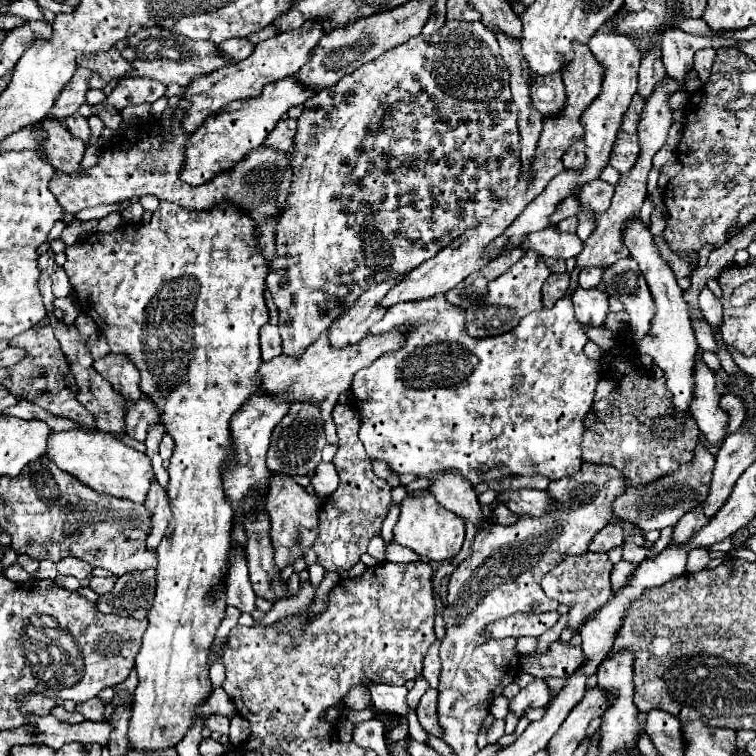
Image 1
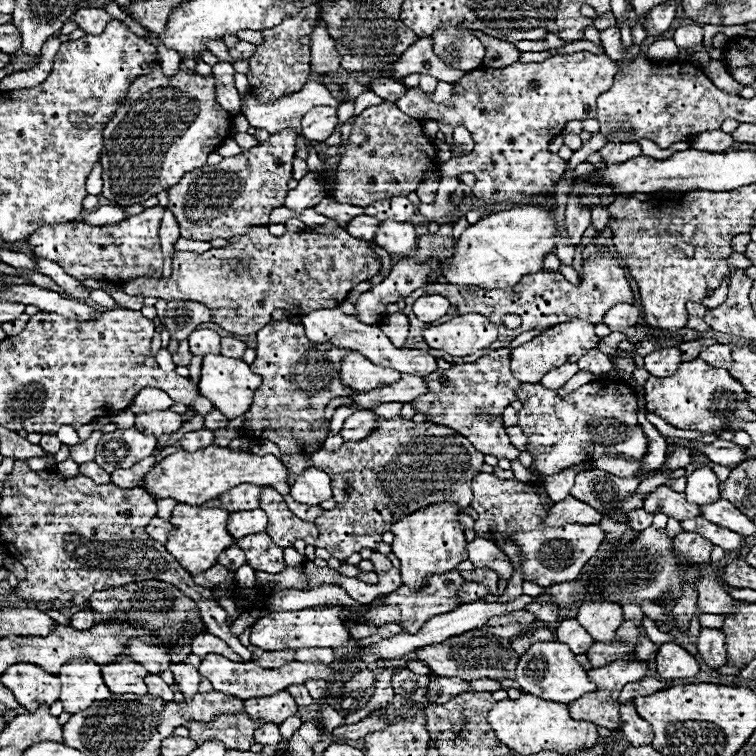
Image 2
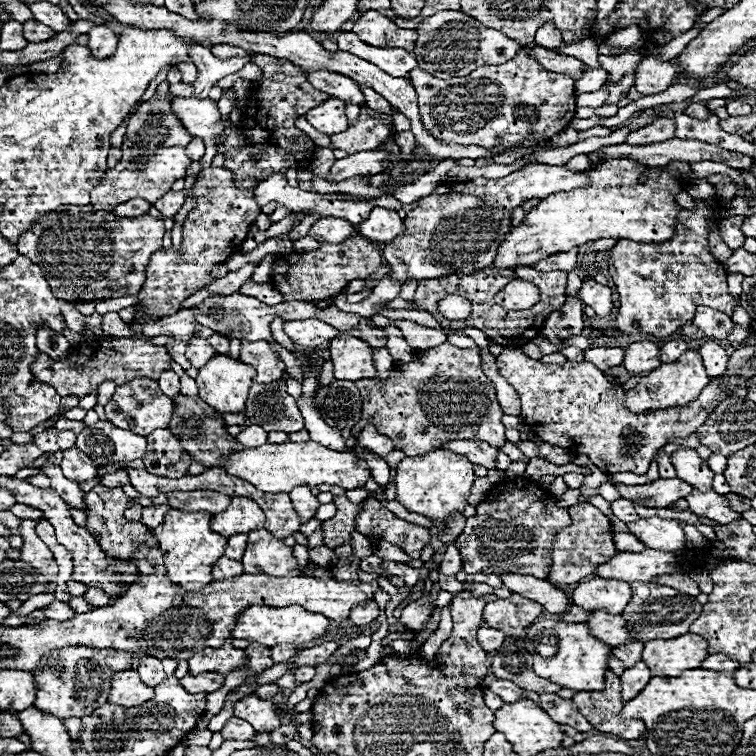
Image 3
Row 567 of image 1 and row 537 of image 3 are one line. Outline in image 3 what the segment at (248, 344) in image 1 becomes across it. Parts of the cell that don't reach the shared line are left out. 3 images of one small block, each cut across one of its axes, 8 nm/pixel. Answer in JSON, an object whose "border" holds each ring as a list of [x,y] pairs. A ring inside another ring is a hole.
{"border":[[[170,510],[154,534],[160,542],[160,550],[164,554],[164,566],[168,570],[168,578],[180,584],[186,590],[198,590],[210,584],[212,580],[212,566],[218,558],[224,556],[224,548],[228,538],[210,528],[212,514],[208,512],[184,512],[184,510]]]}

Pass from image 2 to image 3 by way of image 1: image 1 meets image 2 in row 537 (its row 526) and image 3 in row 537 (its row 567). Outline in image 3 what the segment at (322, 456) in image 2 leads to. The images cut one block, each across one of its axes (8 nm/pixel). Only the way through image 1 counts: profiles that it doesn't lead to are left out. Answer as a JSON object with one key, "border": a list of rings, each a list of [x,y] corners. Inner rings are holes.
{"border":[[[335,495],[334,504],[336,504],[336,516],[322,524],[322,534],[324,534],[322,544],[330,550],[342,544],[350,544],[352,534],[356,532],[356,516],[362,510],[364,502],[352,504],[345,495]]]}

